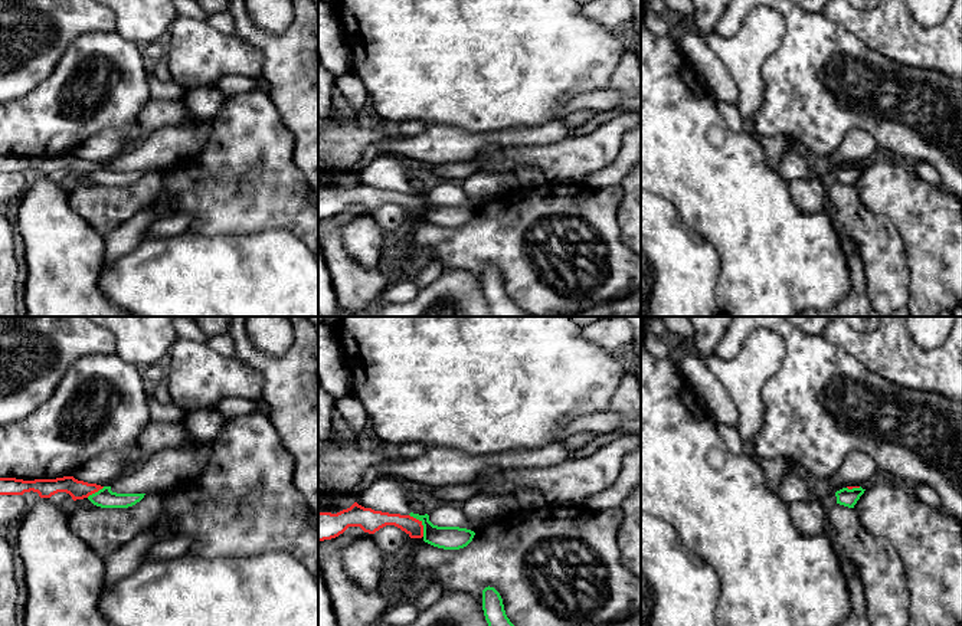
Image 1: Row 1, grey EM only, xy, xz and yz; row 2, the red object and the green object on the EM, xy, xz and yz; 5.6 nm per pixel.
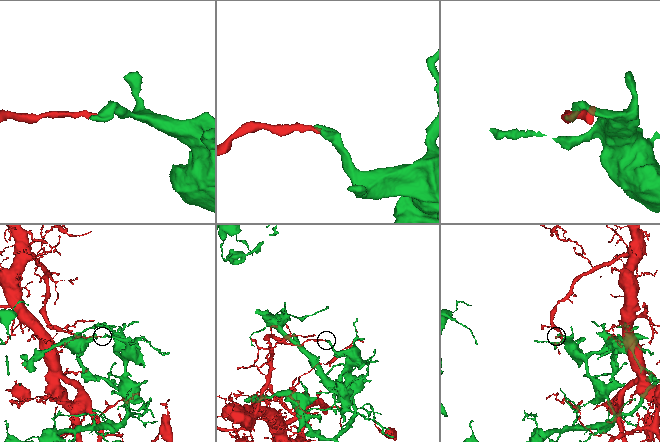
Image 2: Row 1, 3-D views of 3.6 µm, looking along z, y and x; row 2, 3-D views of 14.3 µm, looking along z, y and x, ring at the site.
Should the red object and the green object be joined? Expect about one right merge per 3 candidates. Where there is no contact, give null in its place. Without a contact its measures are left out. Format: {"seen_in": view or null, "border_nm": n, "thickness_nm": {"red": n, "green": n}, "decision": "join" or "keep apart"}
{"seen_in": "xz", "border_nm": 150, "thickness_nm": {"red": 110, "green": 130}, "decision": "keep apart"}

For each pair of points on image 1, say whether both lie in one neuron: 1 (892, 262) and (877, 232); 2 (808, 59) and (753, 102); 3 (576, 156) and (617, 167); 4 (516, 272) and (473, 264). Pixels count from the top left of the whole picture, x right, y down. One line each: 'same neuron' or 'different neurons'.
1: same neuron
2: different neurons
3: different neurons
4: same neuron

